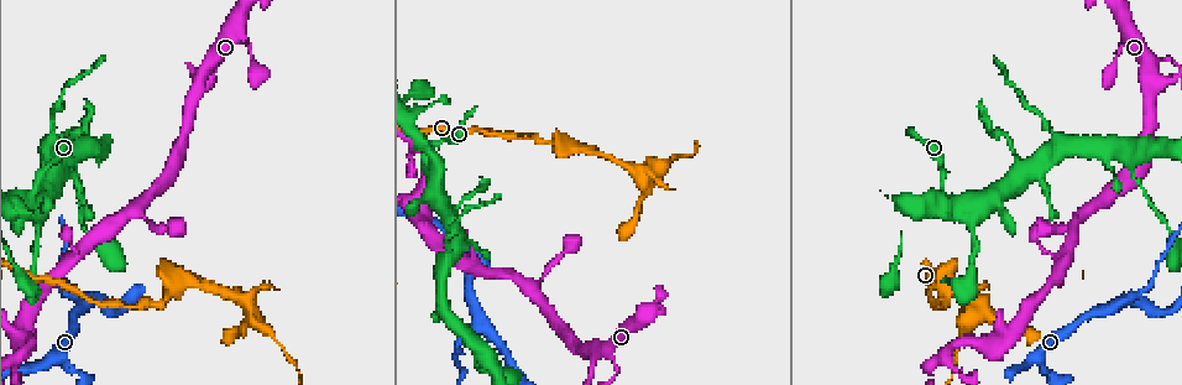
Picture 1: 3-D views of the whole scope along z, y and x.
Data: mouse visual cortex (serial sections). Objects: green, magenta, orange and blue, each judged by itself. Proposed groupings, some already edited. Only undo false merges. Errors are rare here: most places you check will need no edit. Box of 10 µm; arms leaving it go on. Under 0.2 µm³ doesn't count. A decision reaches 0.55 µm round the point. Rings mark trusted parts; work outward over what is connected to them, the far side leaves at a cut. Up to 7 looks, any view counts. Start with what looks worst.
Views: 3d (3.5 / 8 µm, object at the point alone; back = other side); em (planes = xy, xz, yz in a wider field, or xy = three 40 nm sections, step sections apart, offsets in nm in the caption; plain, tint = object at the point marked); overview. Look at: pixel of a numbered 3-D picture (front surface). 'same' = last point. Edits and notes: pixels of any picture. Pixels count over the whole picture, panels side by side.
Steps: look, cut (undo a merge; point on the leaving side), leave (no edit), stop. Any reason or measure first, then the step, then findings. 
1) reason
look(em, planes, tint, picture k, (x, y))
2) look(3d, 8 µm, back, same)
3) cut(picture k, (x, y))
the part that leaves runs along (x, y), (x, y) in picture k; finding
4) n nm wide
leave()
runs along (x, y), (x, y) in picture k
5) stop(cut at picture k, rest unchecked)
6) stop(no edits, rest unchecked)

a fork
look(3d, 8 µm, picture 1, (944, 200))

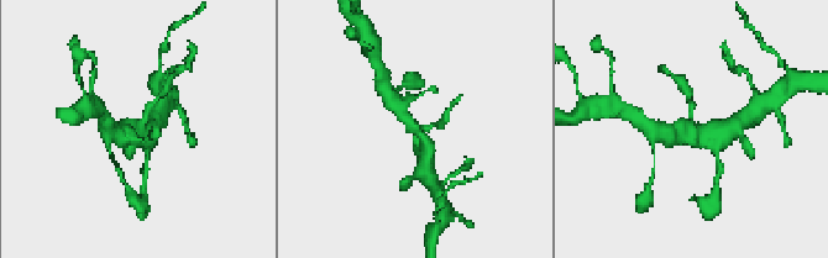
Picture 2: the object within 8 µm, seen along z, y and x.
shape alone is not enough
look(em, xy, step 3, tint, same)

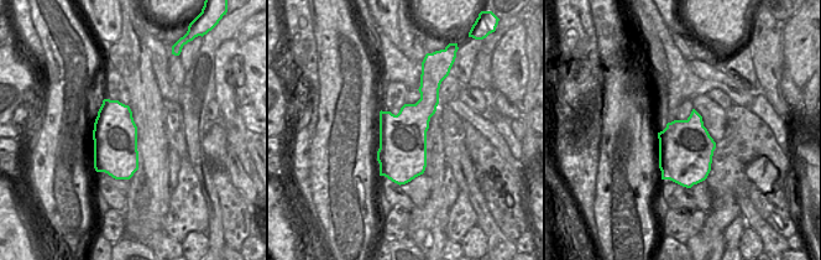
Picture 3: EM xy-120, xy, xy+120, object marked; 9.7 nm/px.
leave()
runs along (687, 98), (696, 131), (724, 132) in picture 2; all the same cell

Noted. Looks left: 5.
two arms in line, one across
look(3d, 3.5 µm, picture 1, (460, 327))

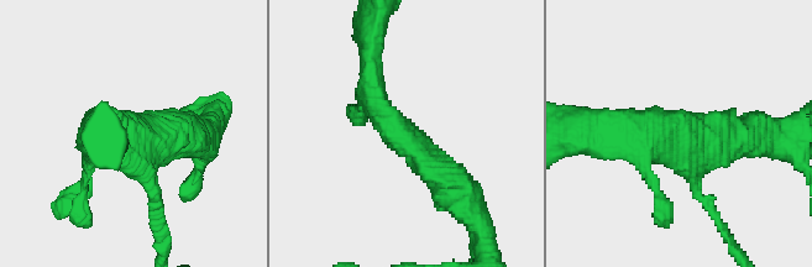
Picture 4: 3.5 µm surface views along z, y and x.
3 arms; arms of 150, 400, 500 nm; shape alone is not enough
look(em, planes, plain, picture 4, (402, 135))

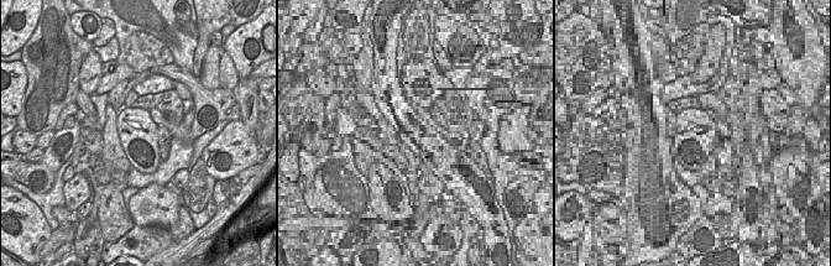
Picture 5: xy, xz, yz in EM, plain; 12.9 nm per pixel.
look(em, planes, tint, same)

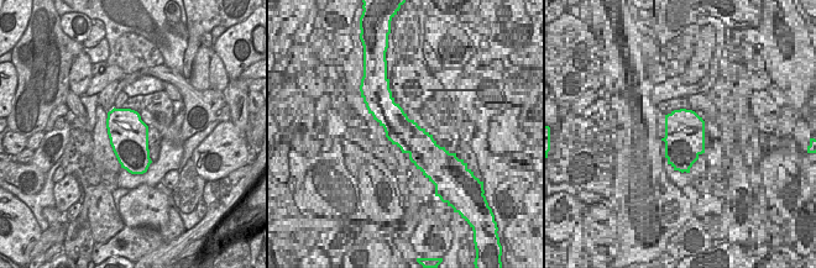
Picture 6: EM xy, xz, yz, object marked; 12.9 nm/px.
leave()
runs along (370, 67), (381, 115), (456, 190) in picture 4; continuous, no second cell

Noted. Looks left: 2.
abrupt turn
look(3d, 3.5 µm, picture 1, (979, 304))

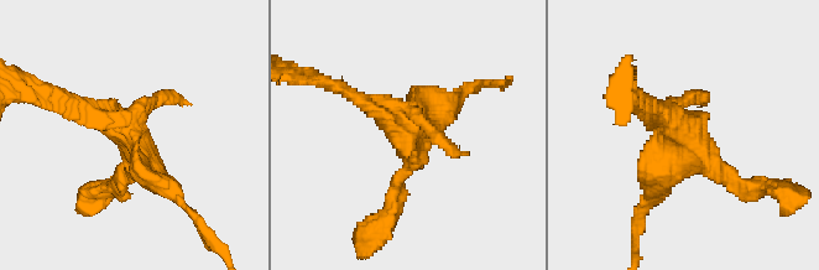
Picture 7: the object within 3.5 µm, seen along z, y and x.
look(em, planes, tint, picture 7, (406, 134))

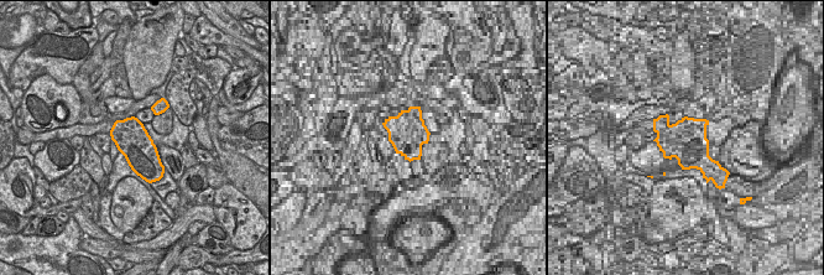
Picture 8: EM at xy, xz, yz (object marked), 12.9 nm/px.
cut(picture 7, (708, 141))
the part that leaves runs along (648, 103), (686, 134), (673, 167) in picture 7; a second cell is stuck on

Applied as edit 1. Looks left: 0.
stop(cut at picture 7, rest unchecked)

